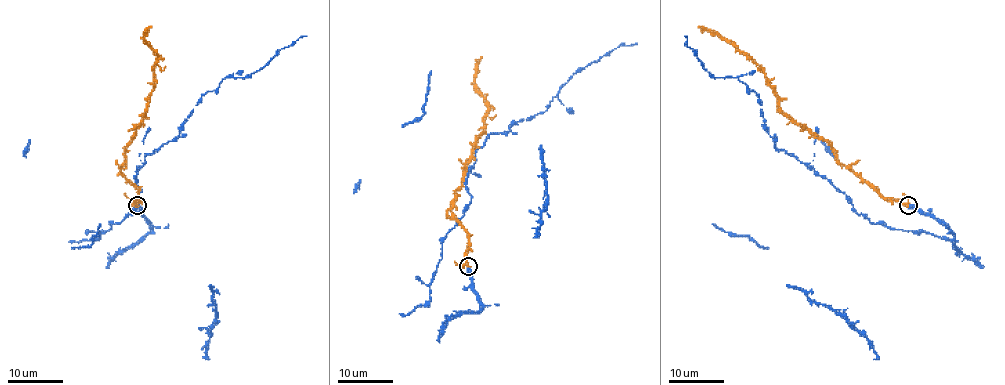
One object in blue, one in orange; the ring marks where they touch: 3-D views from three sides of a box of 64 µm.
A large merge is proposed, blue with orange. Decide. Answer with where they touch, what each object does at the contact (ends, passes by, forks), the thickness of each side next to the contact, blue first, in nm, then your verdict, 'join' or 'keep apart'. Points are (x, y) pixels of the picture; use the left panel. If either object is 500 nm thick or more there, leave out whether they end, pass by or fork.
(137, 205) | blue ends | orange forks | 480/280 nm | join

